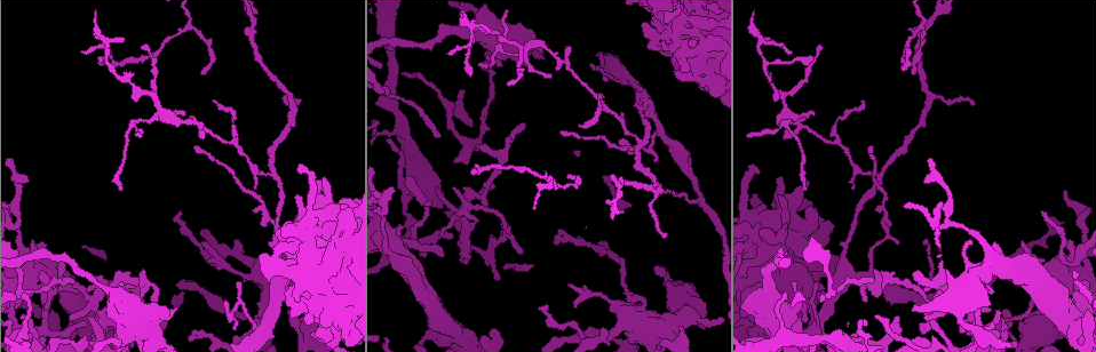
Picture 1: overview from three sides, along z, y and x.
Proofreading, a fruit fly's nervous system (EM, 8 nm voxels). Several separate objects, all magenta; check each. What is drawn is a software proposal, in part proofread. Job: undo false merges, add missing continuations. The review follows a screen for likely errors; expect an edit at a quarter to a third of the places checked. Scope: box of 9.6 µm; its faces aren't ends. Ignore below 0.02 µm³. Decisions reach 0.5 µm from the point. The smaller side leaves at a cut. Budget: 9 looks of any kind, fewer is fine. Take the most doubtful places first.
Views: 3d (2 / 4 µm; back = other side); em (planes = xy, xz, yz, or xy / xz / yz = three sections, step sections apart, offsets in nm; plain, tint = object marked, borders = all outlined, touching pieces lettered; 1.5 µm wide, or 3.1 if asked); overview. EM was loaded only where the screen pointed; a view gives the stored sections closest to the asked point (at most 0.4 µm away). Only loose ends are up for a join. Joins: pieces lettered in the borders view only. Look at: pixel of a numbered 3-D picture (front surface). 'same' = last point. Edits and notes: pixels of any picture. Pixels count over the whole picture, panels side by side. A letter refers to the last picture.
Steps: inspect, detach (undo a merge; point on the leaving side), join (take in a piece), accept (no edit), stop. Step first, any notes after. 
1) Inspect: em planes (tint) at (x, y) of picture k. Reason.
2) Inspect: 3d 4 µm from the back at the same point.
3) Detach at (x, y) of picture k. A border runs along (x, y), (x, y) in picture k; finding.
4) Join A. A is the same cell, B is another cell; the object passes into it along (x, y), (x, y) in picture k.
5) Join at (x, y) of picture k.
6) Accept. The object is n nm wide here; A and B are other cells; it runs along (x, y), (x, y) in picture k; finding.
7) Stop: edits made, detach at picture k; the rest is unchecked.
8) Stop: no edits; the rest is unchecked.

Inspect: 3d 4 µm at (326, 297) of picture 1. Thick turns thin.

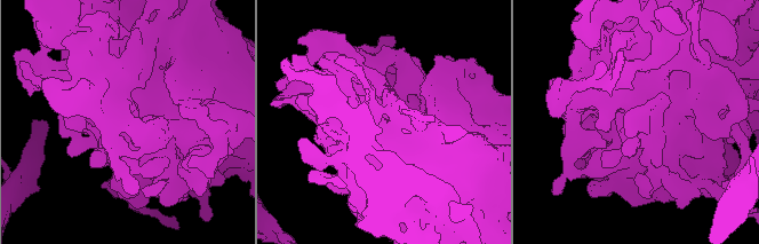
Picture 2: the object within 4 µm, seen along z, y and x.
Inspect: em xy step 4 (borders) at the same point. Now the EM.

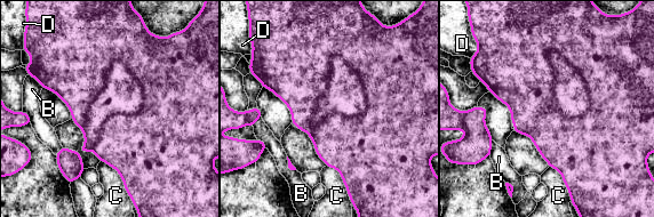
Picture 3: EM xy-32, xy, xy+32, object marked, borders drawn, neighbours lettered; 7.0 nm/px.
Accept. B, C and D are other cells; a border runs along (101, 160), (118, 173), (125, 186) in picture 3; all the same neuron.

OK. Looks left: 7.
Inspect: em yz step 8 (borders) at (682, 327) of picture 1. Long arm stops here.

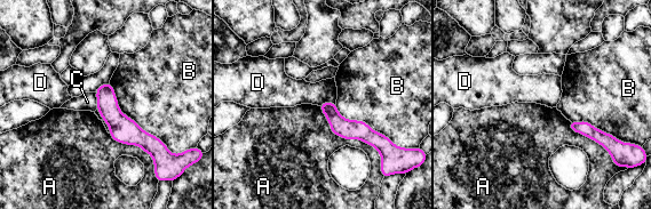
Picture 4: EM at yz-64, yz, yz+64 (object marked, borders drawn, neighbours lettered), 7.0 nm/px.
Accept. The object is 100 nm wide here; A, B, C and D are other cells; a border runs along (335, 103), (320, 103), (318, 105) in picture 4; none of them fits.

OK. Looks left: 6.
Inspect: 3d 2 µm at (774, 202) of picture 1. Thick end.

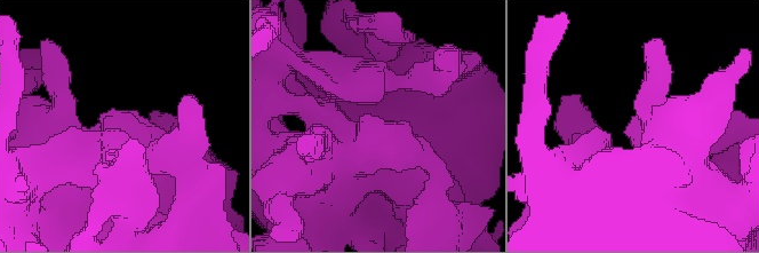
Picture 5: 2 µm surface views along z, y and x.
Inspect: em planes (borders) at (129, 113) of picture 5. Now the EM.

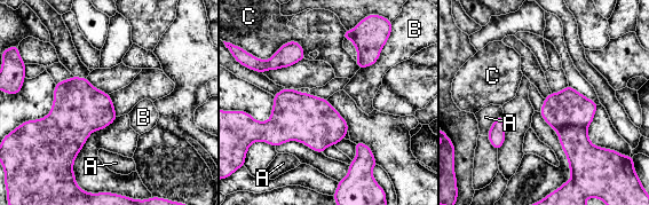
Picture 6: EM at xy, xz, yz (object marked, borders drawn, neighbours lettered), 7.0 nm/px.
Accept. A, B and C are other cells; a border runs along (503, 116), (496, 119) in picture 6; none of them fits.

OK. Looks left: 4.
Inspect: em xz step 8 (borders) at (203, 73) of picture 1. Thin end.

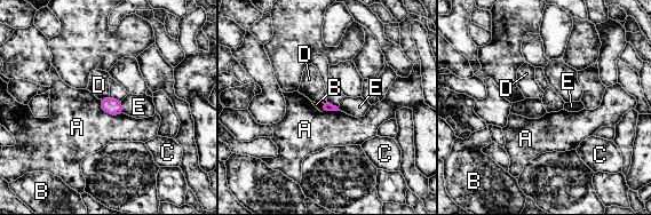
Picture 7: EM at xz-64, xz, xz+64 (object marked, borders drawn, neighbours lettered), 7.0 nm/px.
Inspect: em xy step 4 (borders) at the same point.

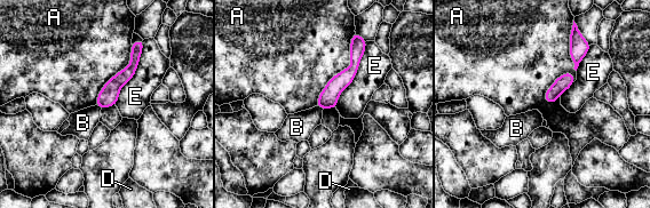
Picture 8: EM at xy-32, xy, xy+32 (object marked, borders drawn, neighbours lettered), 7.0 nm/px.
Accept. A, B, D and E are other cells; a border runs along (355, 32), (350, 64), (316, 105) in picture 8; none of them fits.

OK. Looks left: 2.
Stop: no edits; the rest is unchecked.

